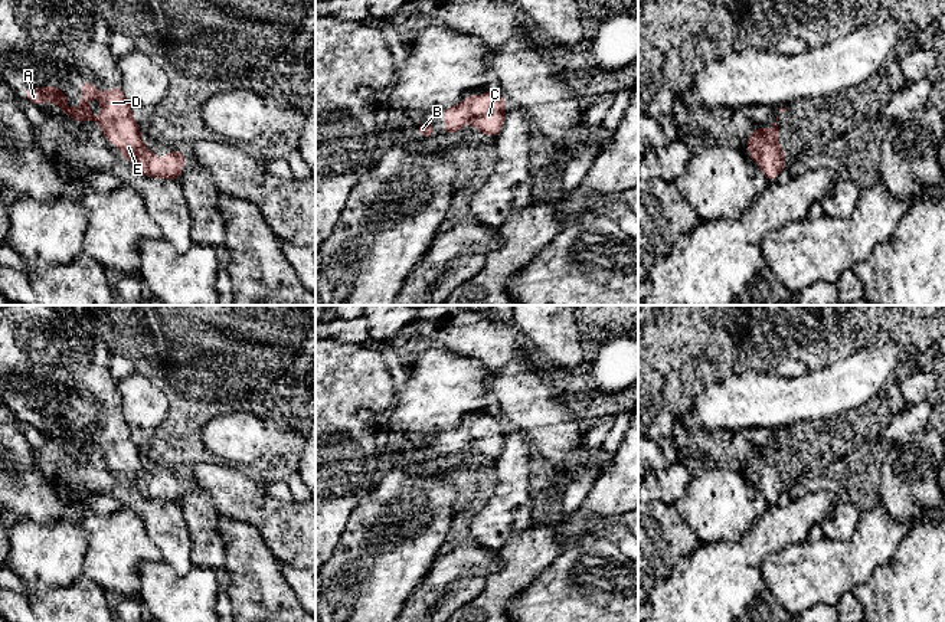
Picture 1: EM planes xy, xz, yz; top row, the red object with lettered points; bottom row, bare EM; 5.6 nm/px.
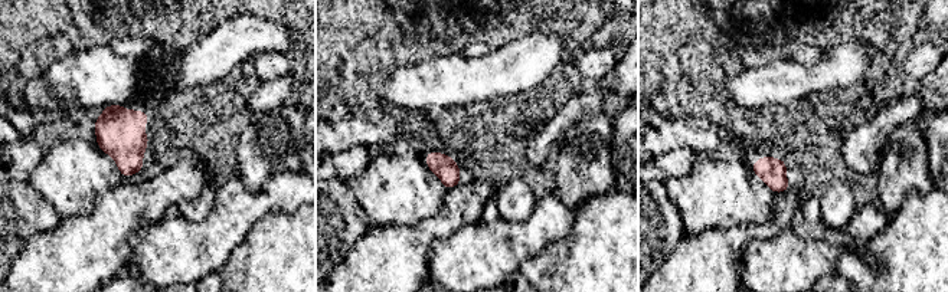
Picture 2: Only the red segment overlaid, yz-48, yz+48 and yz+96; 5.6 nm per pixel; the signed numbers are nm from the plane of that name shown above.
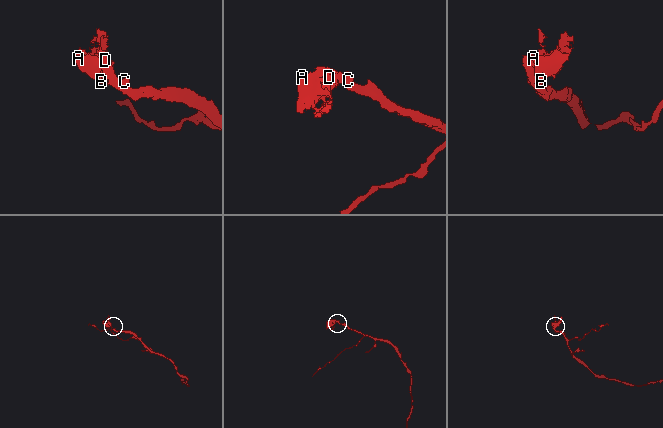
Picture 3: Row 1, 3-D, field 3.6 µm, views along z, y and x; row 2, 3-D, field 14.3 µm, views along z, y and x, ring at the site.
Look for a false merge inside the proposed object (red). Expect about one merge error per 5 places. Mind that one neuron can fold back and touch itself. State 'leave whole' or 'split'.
leave whole

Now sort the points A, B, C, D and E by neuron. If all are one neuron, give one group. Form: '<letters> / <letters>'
A B C D E

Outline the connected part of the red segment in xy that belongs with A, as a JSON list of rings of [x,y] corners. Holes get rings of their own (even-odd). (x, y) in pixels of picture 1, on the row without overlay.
[[[84,403],[78,432],[68,431],[65,415],[56,409],[29,410],[24,422],[35,428],[52,423],[75,443],[98,445],[107,464],[121,471],[121,481],[137,487],[144,498],[180,502],[180,494],[186,485],[183,475],[166,475],[164,485],[158,485],[156,477],[141,464],[138,446],[131,436],[130,425],[122,418],[121,409],[114,409],[109,415],[97,415],[94,405]],[[91,418],[95,418],[101,425],[104,433],[101,439],[89,436]]]

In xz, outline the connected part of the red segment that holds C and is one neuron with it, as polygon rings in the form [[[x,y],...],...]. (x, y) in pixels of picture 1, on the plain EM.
[[[485,412],[481,419],[467,418],[457,429],[444,432],[442,456],[464,454],[464,438],[468,438],[470,446],[491,459],[496,459],[503,451],[503,441],[507,426],[498,418]]]

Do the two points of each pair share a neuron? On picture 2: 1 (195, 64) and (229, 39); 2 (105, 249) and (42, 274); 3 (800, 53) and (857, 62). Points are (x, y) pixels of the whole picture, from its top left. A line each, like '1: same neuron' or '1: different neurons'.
1: same neuron
2: same neuron
3: different neurons

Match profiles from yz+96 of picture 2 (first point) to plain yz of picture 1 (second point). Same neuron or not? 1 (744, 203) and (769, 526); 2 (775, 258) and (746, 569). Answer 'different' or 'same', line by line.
1: different
2: different

